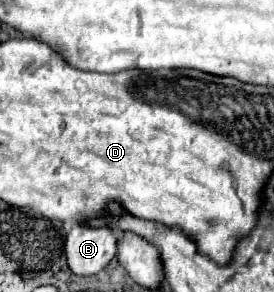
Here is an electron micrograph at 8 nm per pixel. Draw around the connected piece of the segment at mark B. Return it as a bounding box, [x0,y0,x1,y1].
[64,224,116,274]

